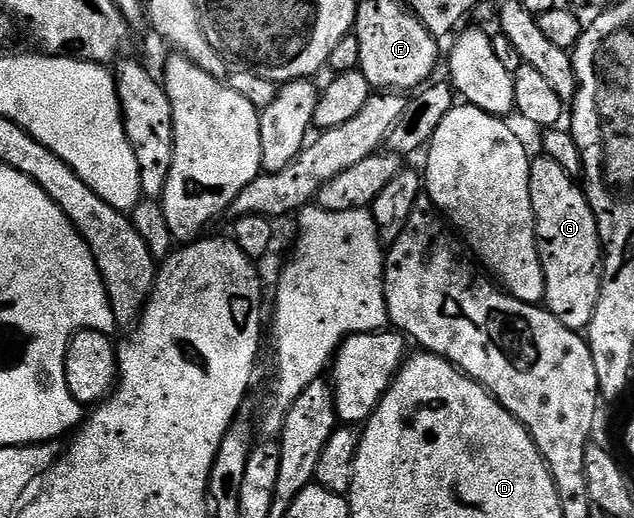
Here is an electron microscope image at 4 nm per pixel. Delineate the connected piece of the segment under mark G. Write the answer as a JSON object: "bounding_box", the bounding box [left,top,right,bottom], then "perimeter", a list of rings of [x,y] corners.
{"bounding_box":[530,157,602,332],"perimeter":[[[547,157],[533,158],[530,169],[530,201],[536,218],[536,244],[540,247],[546,281],[546,309],[566,329],[587,332],[600,296],[602,248],[596,214],[590,209],[581,184]]]}

